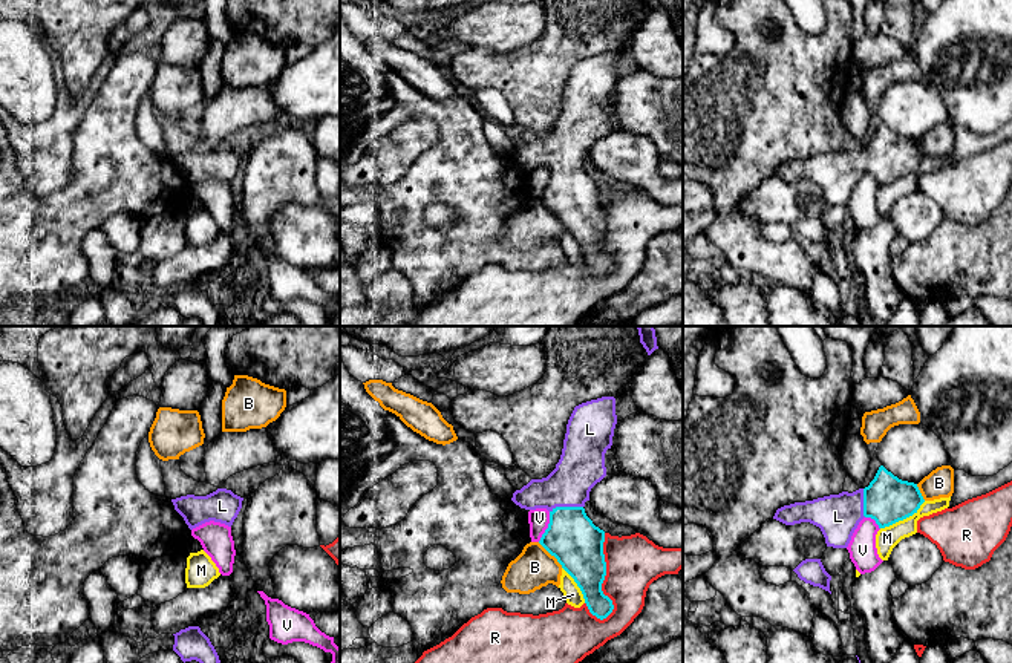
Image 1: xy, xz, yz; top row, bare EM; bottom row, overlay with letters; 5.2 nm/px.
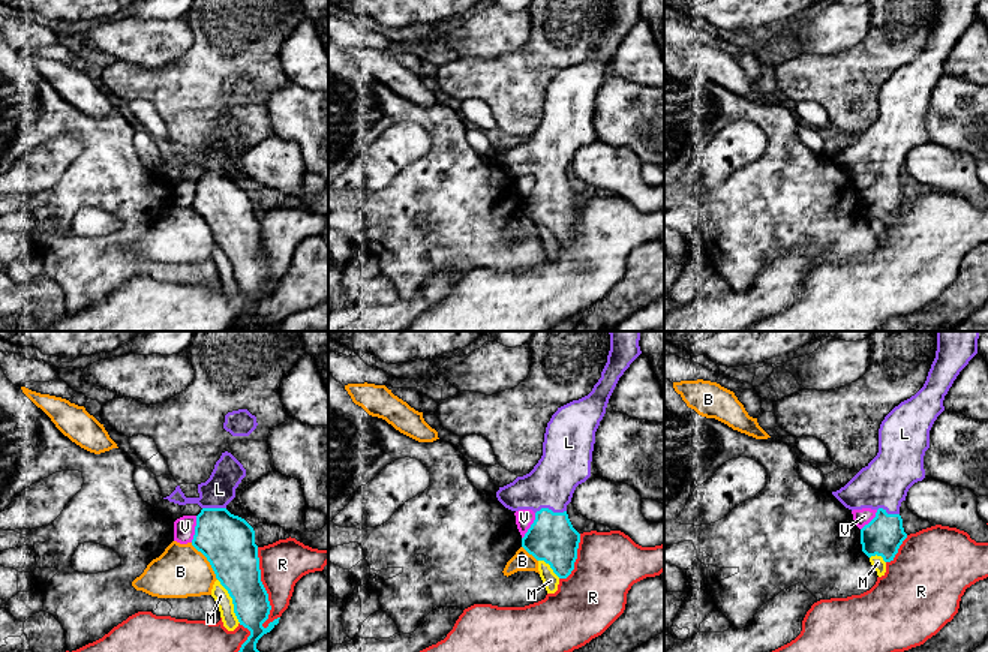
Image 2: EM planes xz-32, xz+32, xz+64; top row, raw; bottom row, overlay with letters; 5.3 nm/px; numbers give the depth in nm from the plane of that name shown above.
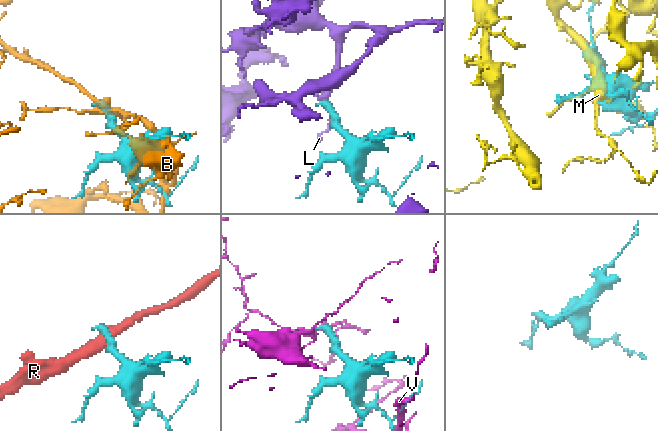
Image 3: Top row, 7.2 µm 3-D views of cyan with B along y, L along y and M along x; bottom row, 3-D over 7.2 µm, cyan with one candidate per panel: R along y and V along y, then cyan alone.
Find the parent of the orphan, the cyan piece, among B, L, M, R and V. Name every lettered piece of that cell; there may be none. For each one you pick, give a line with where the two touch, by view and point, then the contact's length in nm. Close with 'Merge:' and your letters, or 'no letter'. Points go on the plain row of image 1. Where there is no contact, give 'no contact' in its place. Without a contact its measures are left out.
L: meets cyan in xz at (565, 164); contact 180 nm long
Merge: L

